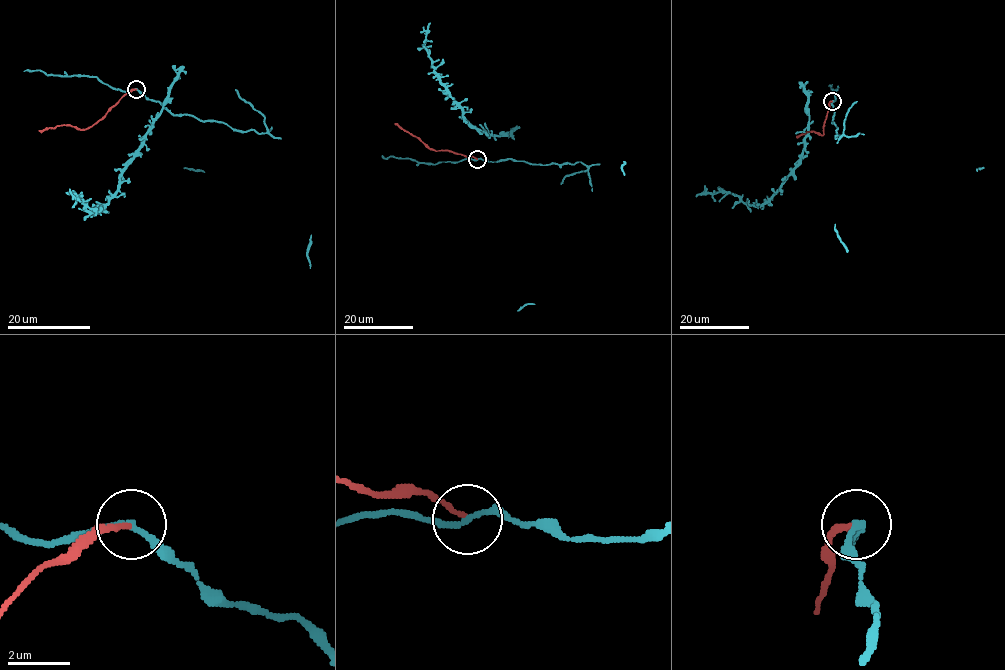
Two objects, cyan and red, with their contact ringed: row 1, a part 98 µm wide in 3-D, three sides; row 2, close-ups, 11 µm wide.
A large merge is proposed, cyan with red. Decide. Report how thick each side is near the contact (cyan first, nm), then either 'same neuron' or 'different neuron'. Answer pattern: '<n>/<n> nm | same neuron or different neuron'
180/150 nm | different neuron

